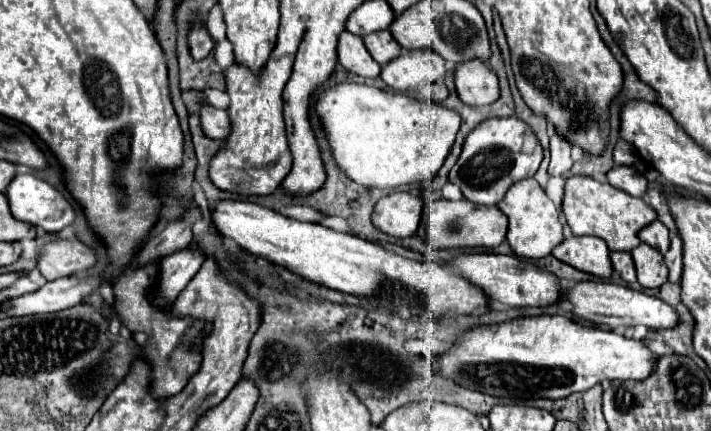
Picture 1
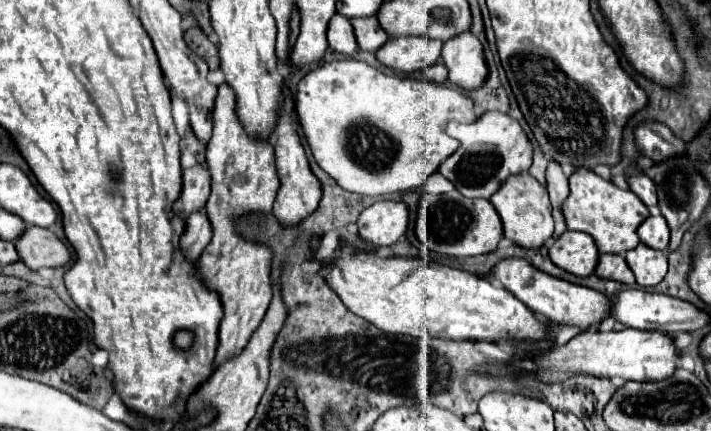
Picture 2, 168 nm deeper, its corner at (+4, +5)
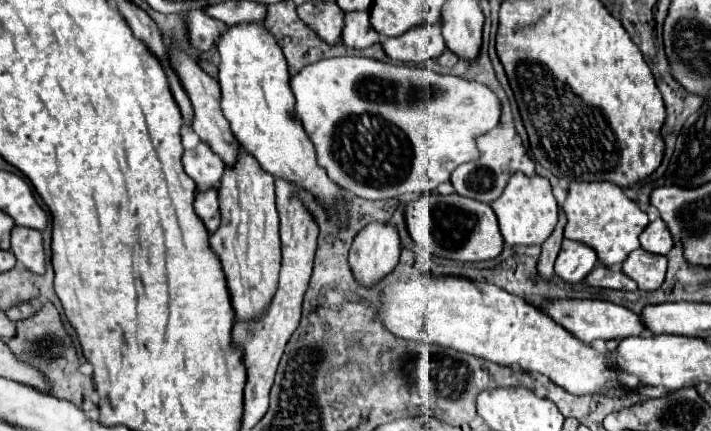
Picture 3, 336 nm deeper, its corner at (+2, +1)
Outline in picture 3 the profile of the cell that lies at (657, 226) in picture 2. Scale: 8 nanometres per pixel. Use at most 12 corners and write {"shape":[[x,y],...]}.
{"shape":[[662,219],[640,235],[644,251],[666,255],[672,235]]}

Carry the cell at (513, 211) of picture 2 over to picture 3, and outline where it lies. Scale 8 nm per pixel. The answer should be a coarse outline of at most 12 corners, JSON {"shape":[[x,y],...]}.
{"shape":[[514,173],[490,205],[506,245],[542,245],[558,221],[548,179]]}

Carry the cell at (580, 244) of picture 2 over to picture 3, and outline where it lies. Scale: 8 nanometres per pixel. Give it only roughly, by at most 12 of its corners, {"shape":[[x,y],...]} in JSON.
{"shape":[[564,239],[554,269],[580,283],[598,261],[582,241]]}

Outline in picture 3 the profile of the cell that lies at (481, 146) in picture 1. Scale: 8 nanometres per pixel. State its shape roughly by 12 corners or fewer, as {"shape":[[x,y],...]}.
{"shape":[[520,135],[476,137],[478,161],[452,171],[462,197],[492,203],[516,171],[534,175]]}

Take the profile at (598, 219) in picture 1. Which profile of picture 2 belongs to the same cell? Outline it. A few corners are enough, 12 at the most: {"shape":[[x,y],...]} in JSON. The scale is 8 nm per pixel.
{"shape":[[590,169],[570,175],[562,211],[600,253],[640,243],[650,215],[630,189]]}

